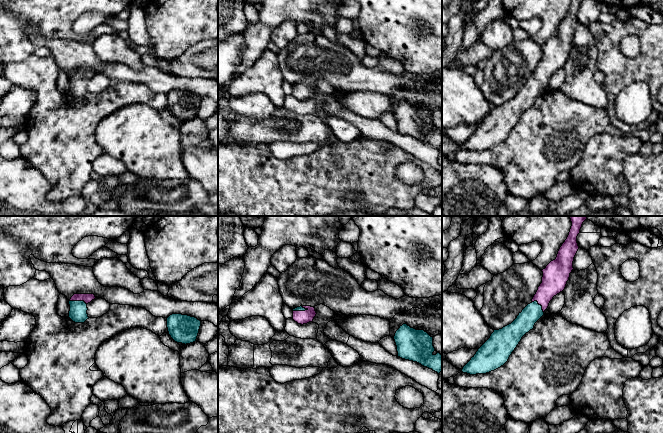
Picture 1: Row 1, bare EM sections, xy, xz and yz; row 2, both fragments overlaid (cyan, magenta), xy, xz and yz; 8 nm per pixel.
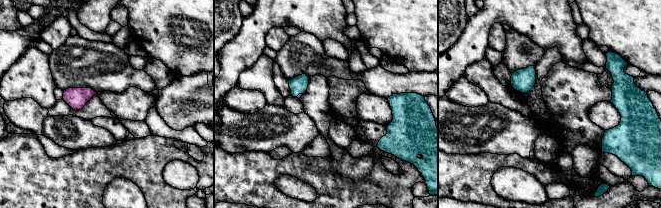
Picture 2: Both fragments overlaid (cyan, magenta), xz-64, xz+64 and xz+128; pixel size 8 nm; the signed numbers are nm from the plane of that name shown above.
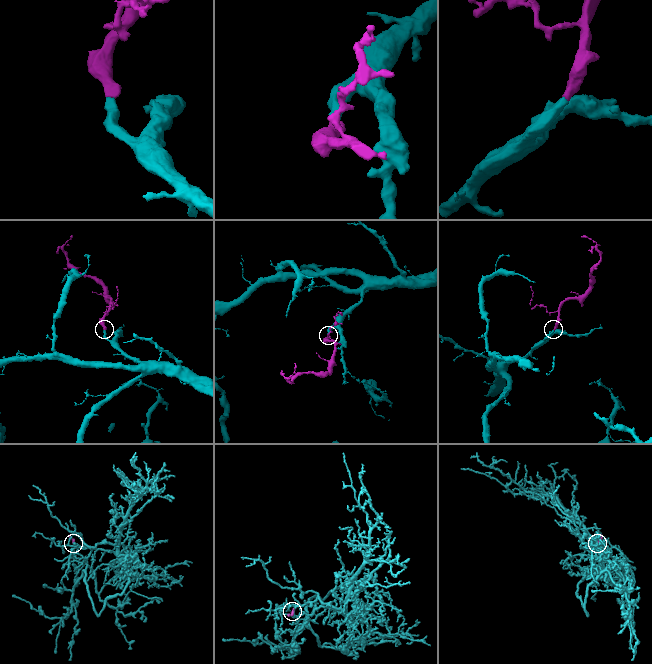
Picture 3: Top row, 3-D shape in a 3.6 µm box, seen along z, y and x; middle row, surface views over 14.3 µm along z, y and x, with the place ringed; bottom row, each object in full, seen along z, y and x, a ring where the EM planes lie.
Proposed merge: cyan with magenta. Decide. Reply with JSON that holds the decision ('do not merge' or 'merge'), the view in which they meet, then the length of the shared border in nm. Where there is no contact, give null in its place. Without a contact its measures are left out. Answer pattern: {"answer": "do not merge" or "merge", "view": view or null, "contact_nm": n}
{"answer": "merge", "view": "xy", "contact_nm": 140}

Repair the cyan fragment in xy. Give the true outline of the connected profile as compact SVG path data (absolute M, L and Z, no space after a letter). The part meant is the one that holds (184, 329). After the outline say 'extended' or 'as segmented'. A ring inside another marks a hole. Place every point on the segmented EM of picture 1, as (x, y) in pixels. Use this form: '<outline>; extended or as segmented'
M172 314L167 318L167 328L171 338L182 344L196 341L201 321L195 317L182 314Z; as segmented

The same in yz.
M570 216L572 226L557 257L542 270L542 283L532 302L509 325L494 330L490 338L478 349L462 372L470 375L486 374L503 366L515 350L522 337L534 328L544 315L550 301L562 292L574 270L573 261L579 249L577 236L587 216Z; extended

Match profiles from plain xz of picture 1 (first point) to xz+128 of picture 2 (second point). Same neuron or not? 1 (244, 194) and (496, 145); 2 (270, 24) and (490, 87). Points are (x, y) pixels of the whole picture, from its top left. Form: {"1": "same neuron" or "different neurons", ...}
{"1": "different neurons", "2": "different neurons"}

